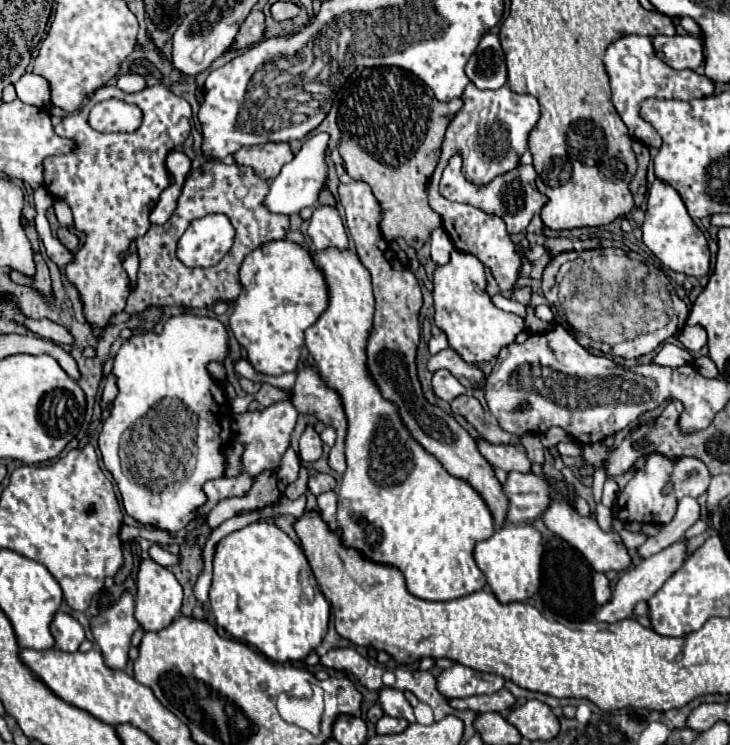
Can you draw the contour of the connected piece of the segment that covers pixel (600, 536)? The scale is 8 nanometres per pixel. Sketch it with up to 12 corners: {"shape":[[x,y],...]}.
{"shape":[[553,496],[543,514],[551,532],[597,572],[631,566],[621,536],[603,532]]}

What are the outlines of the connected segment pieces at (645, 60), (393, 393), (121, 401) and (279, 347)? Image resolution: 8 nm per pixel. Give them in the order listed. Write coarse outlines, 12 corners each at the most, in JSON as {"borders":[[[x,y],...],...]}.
{"borders":[[[621,36],[603,62],[613,106],[631,138],[655,150],[661,136],[639,116],[647,98],[693,100],[713,82],[673,70],[651,38]],[[365,182],[339,184],[373,280],[369,372],[411,434],[487,502],[507,496],[475,440],[423,398],[421,288],[385,246]],[[215,318],[113,358],[99,436],[125,512],[171,534],[225,476]],[[309,250],[247,254],[229,326],[257,372],[297,368],[329,288]]]}

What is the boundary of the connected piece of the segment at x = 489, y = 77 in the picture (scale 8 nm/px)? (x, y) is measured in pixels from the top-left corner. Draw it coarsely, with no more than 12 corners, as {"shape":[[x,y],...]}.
{"shape":[[485,34],[465,72],[481,90],[507,84],[505,54]]}

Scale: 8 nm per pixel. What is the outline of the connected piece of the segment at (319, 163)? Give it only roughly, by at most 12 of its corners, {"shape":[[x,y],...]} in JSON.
{"shape":[[327,132],[303,142],[265,198],[291,216],[327,186]]}

